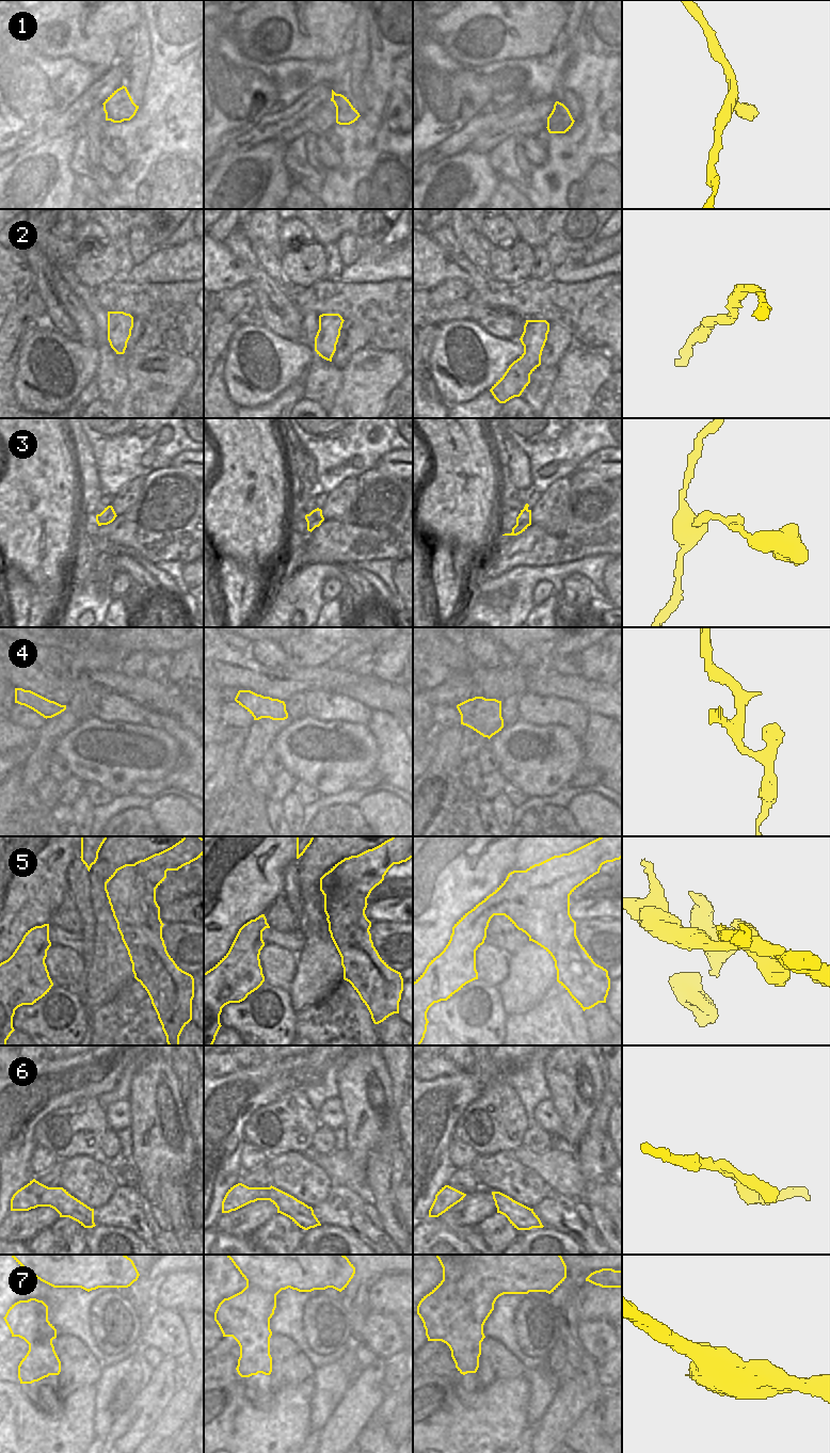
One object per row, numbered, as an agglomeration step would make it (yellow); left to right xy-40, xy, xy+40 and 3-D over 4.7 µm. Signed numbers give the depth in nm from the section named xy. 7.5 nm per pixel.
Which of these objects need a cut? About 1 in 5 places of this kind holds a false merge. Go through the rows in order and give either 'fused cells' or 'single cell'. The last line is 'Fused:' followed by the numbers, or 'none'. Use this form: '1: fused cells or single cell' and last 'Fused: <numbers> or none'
1: single cell
2: single cell
3: single cell
4: single cell
5: fused cells
6: single cell
7: single cell
Fused: 5

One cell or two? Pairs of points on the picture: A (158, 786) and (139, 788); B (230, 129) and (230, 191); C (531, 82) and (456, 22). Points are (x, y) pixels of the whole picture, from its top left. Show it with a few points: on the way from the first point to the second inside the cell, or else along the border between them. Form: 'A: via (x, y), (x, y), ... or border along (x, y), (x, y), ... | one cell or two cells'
A: via (154, 787), (143, 788) | one cell
B: border along (223, 148), (214, 157) | two cells
C: border along (528, 58), (508, 58), (479, 65) | two cells

